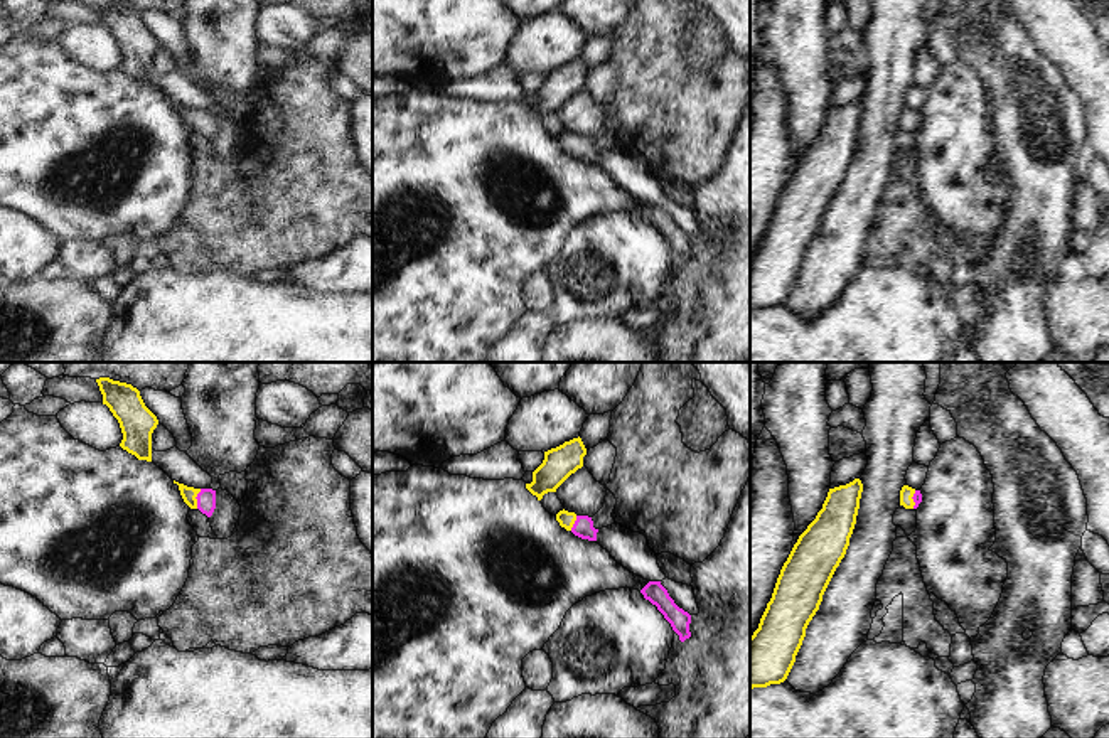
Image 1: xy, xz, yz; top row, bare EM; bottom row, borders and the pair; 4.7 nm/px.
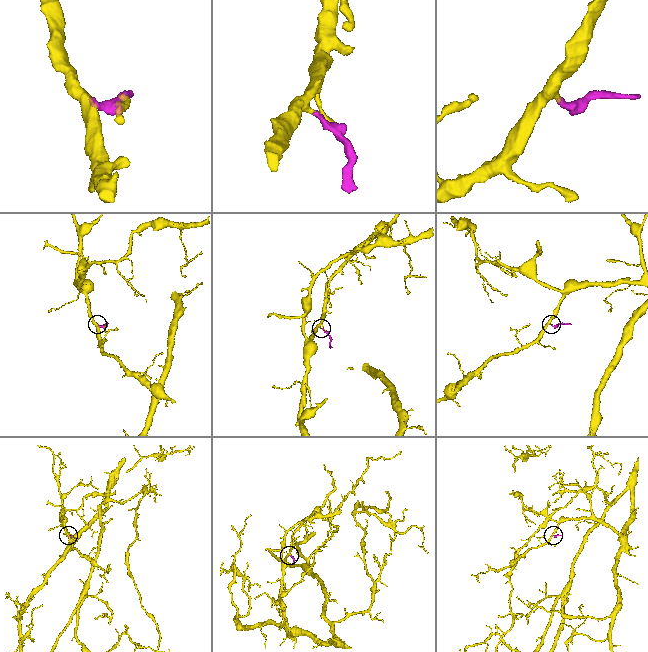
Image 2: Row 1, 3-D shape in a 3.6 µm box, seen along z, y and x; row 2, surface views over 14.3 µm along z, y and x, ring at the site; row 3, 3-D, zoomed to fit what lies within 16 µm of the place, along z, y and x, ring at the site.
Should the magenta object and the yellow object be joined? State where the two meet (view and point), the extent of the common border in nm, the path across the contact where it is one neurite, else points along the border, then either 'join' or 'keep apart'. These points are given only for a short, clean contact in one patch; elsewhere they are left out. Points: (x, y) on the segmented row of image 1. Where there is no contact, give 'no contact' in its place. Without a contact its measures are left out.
xy (196, 497) | 100 nm | across xy (206, 499), (196, 497), (189, 494) | join

